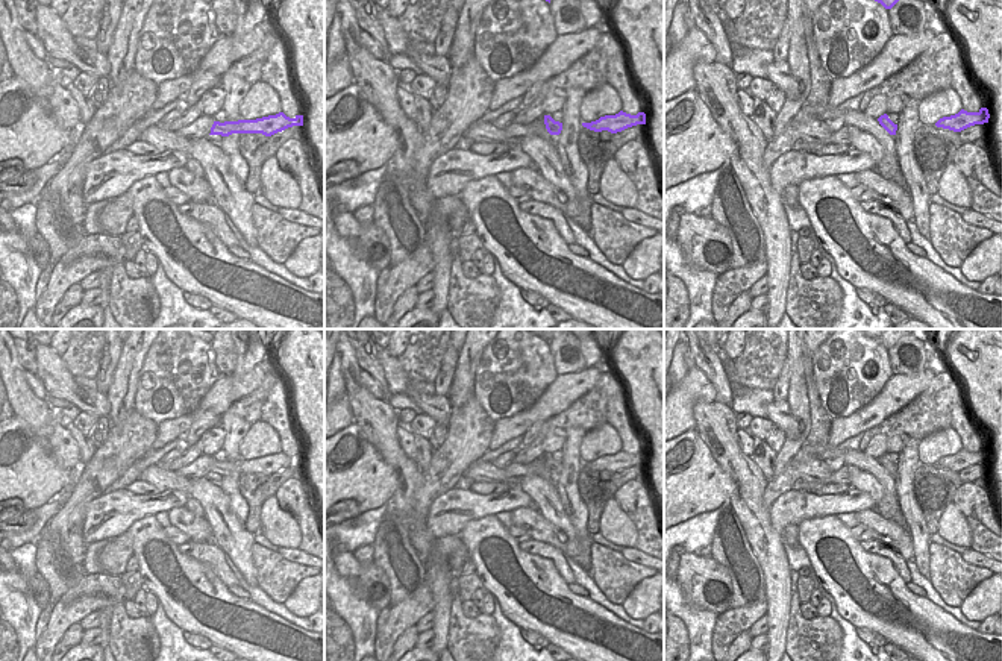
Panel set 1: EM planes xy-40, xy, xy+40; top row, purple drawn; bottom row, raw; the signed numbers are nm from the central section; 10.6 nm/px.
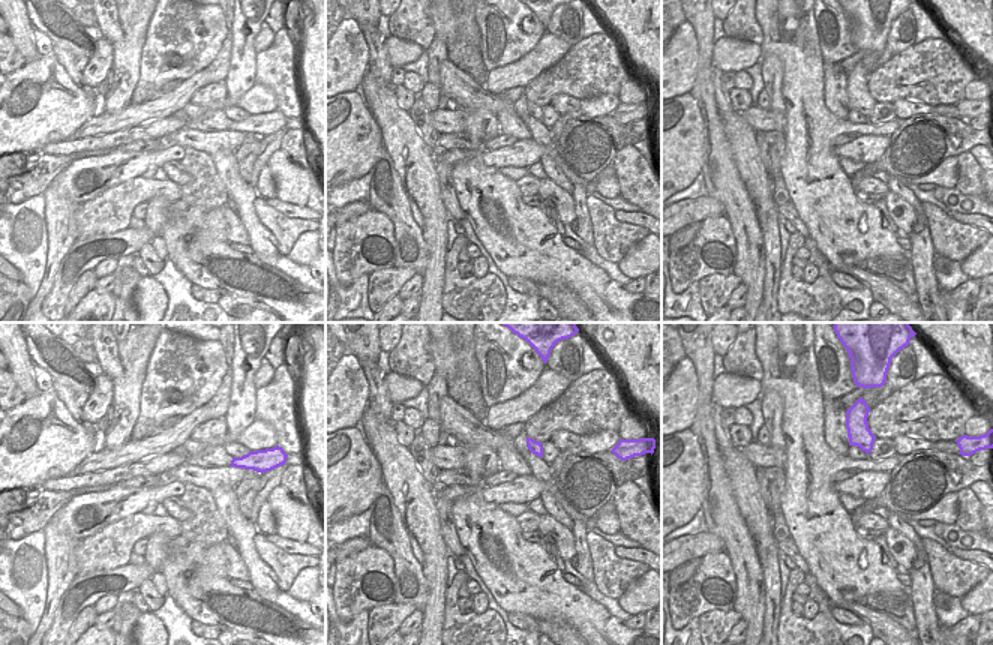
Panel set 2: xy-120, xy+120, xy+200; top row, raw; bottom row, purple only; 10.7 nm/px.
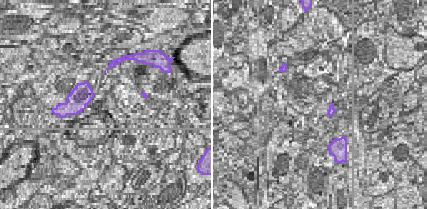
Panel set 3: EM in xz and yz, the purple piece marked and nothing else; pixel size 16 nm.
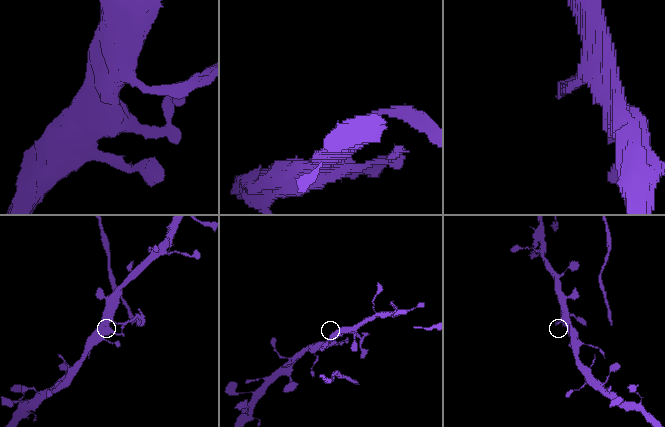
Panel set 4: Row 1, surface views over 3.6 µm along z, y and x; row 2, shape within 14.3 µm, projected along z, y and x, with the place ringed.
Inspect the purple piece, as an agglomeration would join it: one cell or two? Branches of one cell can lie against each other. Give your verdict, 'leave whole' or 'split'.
split

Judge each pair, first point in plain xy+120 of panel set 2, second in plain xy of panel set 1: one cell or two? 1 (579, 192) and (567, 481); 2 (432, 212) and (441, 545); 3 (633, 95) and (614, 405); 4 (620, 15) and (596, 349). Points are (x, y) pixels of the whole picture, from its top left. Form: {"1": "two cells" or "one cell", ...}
{"1": "one cell", "2": "two cells", "3": "one cell", "4": "two cells"}

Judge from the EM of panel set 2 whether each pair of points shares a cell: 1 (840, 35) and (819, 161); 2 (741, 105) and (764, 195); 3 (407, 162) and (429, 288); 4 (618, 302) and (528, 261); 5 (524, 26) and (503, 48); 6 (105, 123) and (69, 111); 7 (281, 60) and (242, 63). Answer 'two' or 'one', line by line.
1: two
2: two
3: one
4: one
5: one
6: two
7: two

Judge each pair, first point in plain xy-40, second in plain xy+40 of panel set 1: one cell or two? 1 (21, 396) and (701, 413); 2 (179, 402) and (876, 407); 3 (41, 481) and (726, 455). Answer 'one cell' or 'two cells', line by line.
1: one cell
2: two cells
3: two cells

